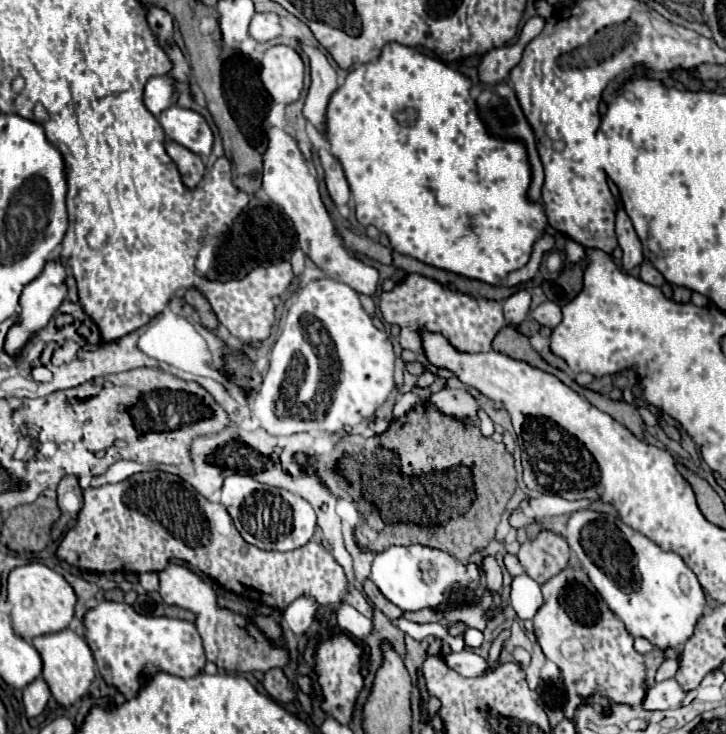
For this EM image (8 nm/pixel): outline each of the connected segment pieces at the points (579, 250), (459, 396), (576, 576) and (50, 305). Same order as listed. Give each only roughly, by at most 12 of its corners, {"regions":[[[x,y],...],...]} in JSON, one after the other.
{"regions":[[[566,241],[566,259],[580,263],[584,259],[584,247],[574,241]],[[442,389],[428,401],[446,415],[478,423],[478,403],[464,389]],[[580,567],[542,585],[534,633],[566,689],[638,707],[644,657]],[[60,261],[24,287],[20,319],[4,339],[4,353],[22,347],[48,325],[66,297]]]}

